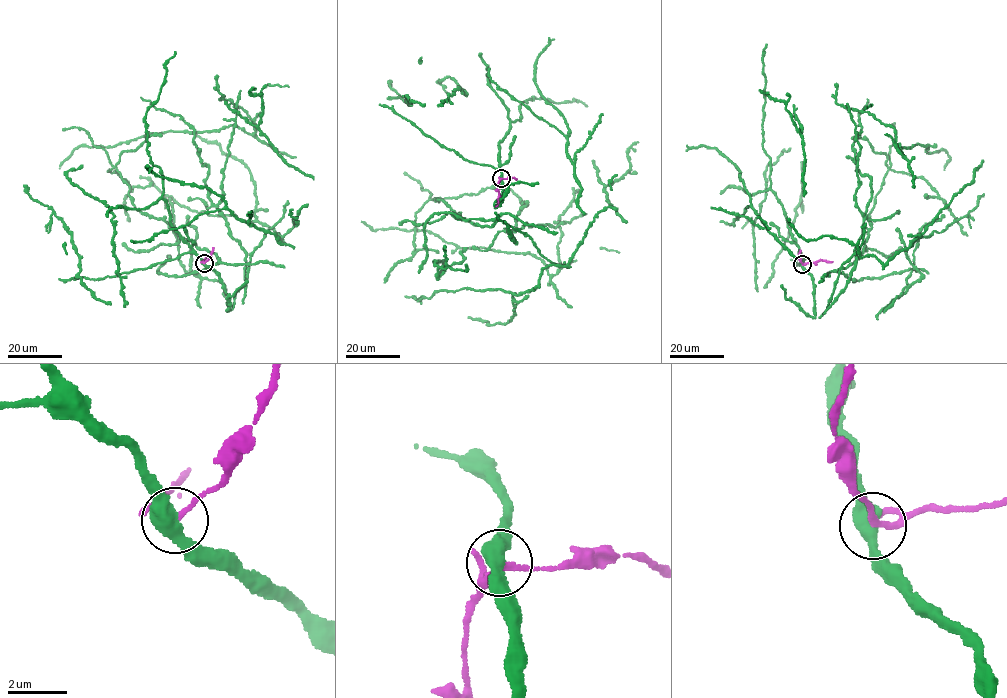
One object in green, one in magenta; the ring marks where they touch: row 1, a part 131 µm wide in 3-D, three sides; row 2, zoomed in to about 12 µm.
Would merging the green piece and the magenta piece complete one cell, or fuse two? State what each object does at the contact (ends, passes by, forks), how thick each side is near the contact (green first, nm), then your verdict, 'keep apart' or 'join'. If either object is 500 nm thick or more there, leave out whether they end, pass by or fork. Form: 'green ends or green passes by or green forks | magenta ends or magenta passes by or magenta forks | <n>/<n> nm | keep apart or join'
500/150 nm | keep apart

